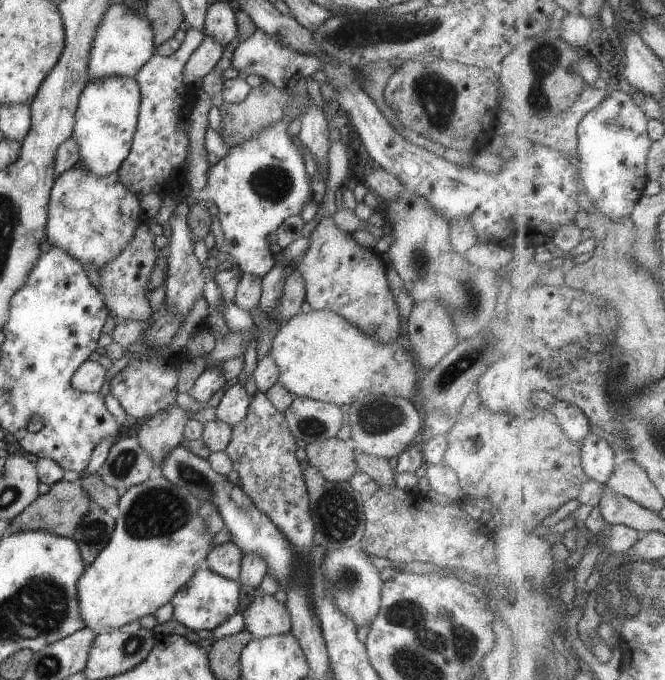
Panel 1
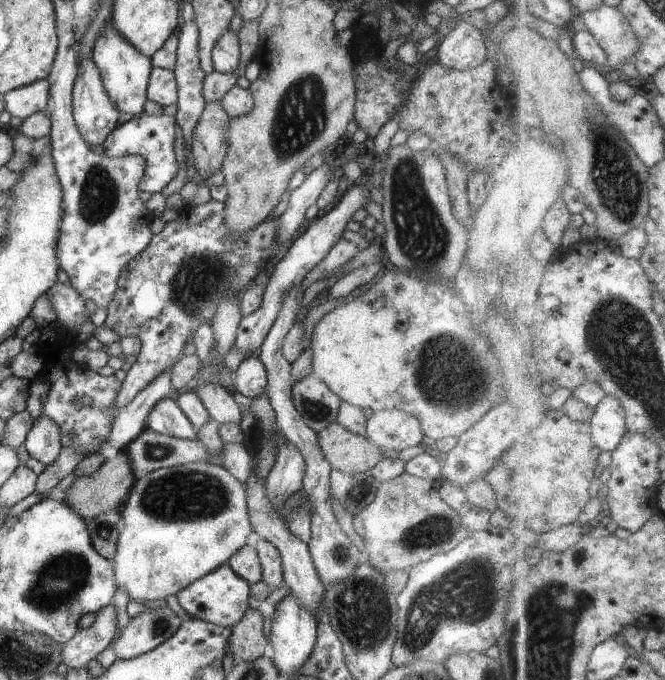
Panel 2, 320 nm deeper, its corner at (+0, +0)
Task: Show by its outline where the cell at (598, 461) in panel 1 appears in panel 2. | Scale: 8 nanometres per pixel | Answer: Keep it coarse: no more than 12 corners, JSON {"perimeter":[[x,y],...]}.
{"perimeter":[[606,396],[594,409],[591,438],[613,453],[627,433],[625,410]]}

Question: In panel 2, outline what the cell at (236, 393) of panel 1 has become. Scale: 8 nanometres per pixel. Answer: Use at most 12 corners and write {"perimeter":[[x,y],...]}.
{"perimeter":[[257,354],[232,374],[235,391],[253,399],[265,391],[266,374]]}

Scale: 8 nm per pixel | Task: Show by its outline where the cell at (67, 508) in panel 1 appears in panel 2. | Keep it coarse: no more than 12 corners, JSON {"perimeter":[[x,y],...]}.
{"perimeter":[[118,451],[61,500],[81,519],[119,508],[135,476]]}

